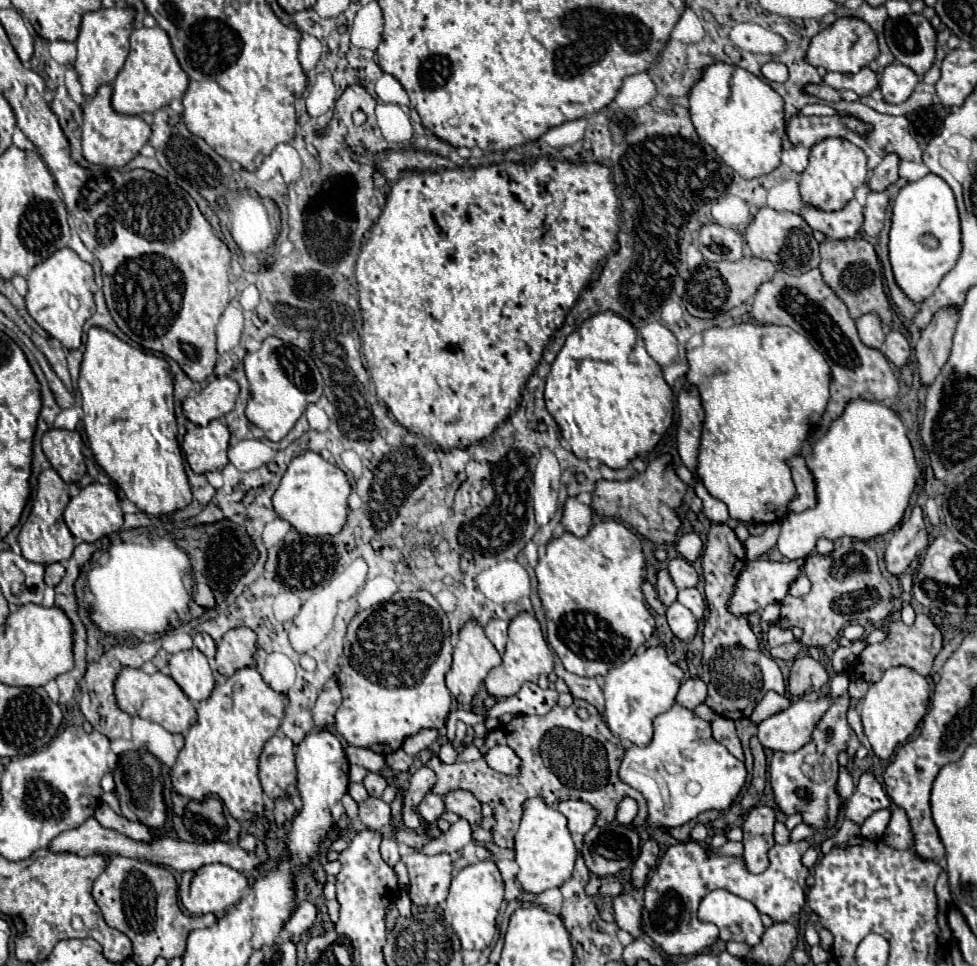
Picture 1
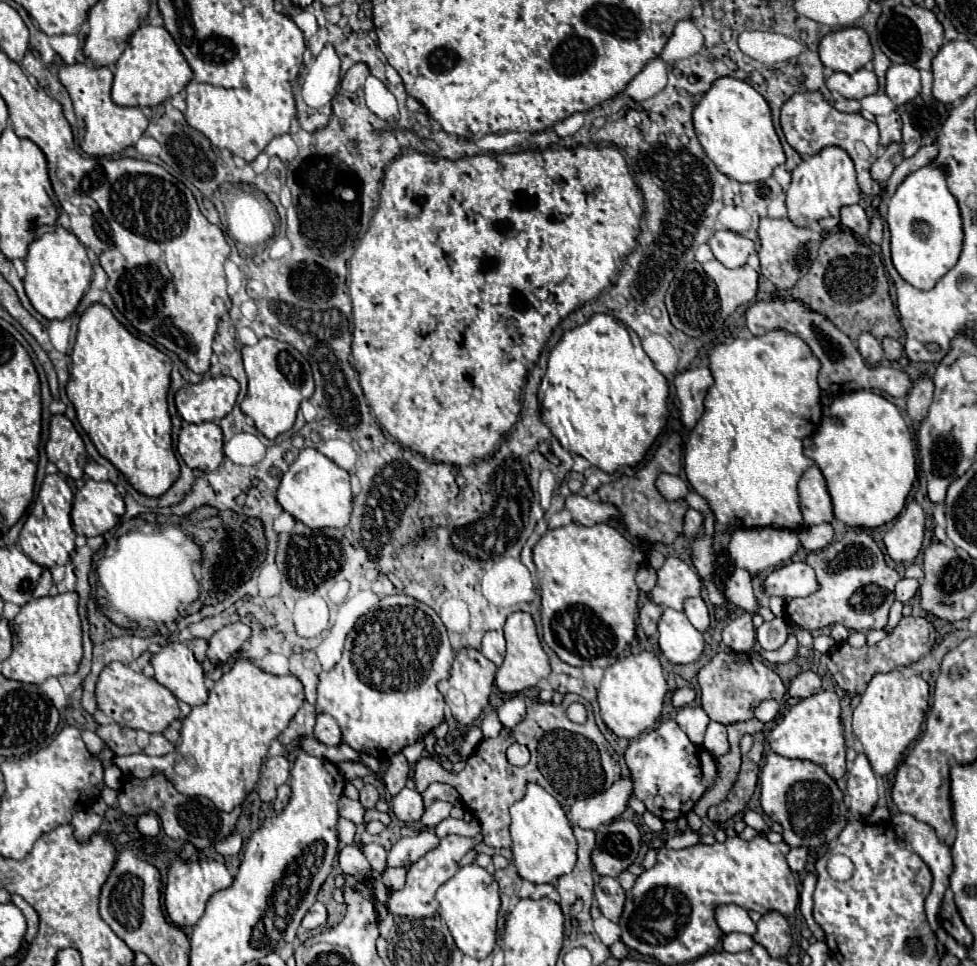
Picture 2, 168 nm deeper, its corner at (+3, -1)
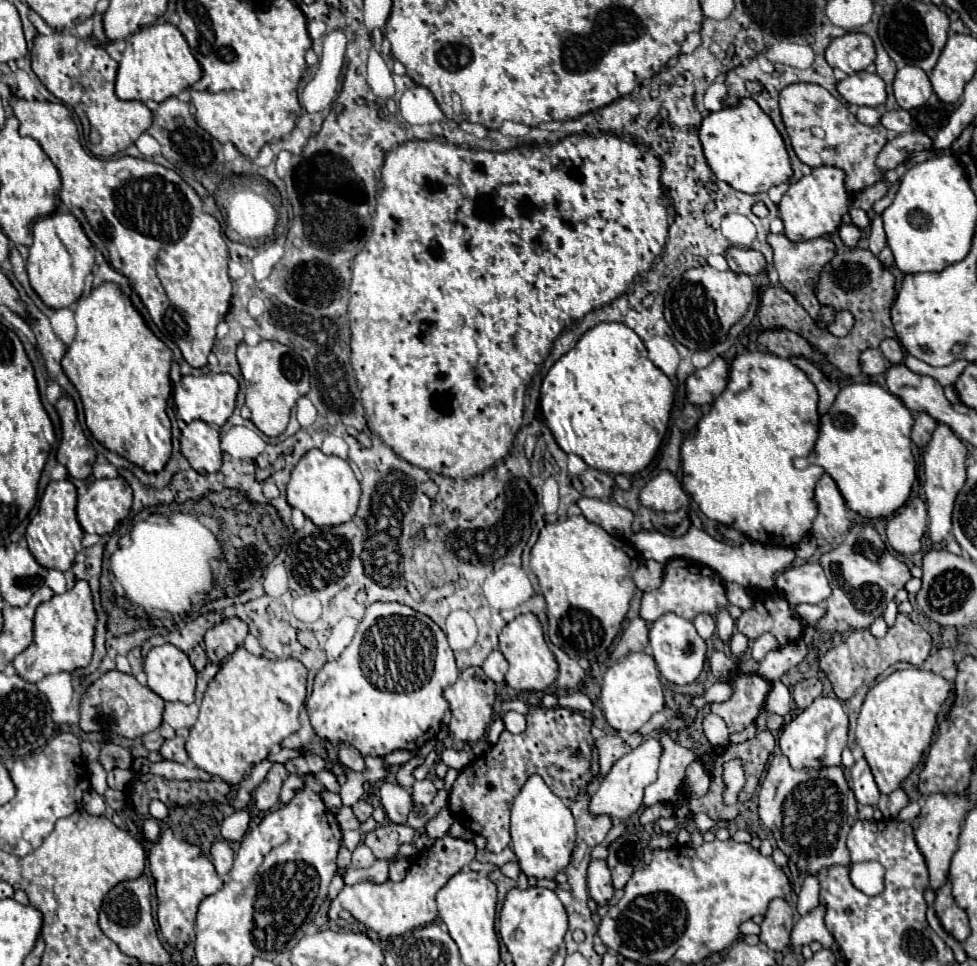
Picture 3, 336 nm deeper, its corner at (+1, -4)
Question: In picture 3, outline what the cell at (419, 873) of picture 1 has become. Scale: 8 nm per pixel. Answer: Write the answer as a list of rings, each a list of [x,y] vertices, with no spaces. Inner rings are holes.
[[[443,836],[435,840],[435,844],[425,850],[425,854],[421,852],[411,862],[411,868],[407,870],[407,876],[401,882],[387,880],[383,884],[363,882],[355,886],[345,886],[339,892],[339,896],[331,902],[329,918],[337,918],[341,910],[347,910],[357,922],[377,932],[381,940],[397,938],[413,928],[427,926],[437,918],[437,906],[435,906],[437,890],[445,886],[451,876],[455,876],[461,870],[467,870],[467,866],[475,858],[475,850],[477,848],[473,842],[463,842],[459,838]]]

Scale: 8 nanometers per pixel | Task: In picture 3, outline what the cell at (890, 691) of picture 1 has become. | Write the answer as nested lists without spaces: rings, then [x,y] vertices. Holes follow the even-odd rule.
[[[921,668],[897,670],[891,676],[879,680],[865,696],[861,706],[855,740],[871,766],[875,782],[883,794],[899,788],[899,784],[913,772],[921,762],[923,752],[933,740],[937,726],[937,714],[947,702],[951,692],[951,682],[935,672]]]

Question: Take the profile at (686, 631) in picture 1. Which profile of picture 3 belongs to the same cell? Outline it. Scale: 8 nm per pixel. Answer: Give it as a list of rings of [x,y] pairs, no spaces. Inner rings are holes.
[[[665,614],[663,618],[659,618],[651,630],[649,630],[649,640],[653,646],[653,658],[657,662],[657,668],[661,672],[661,676],[665,680],[669,680],[671,684],[691,684],[699,678],[703,666],[705,666],[705,656],[707,656],[707,644],[705,640],[697,634],[695,626],[677,616],[677,614]]]

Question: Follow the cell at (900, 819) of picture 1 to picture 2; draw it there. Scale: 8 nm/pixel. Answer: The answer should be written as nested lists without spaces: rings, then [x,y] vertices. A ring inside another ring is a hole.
[[[895,813],[891,817],[891,823],[893,823],[897,839],[903,839],[905,843],[909,843],[913,847],[913,851],[929,865],[929,869],[933,873],[933,887],[925,901],[925,911],[927,911],[931,929],[937,931],[939,929],[939,921],[937,921],[939,905],[941,905],[945,889],[949,887],[949,875],[953,869],[951,851],[949,851],[949,847],[939,843],[933,827],[913,819],[913,815]]]

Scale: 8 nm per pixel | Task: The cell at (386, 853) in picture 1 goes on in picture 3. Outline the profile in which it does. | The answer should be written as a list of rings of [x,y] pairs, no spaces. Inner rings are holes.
[[[359,844],[353,850],[353,858],[351,858],[351,868],[367,868],[375,862],[375,856],[371,854],[371,850],[367,850],[365,844]]]

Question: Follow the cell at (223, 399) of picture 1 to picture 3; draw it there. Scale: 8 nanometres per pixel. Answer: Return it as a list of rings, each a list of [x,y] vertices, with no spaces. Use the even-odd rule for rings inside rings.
[[[207,374],[207,376],[183,376],[173,387],[172,395],[176,416],[183,422],[203,420],[211,426],[223,426],[235,410],[239,384],[231,374]]]

